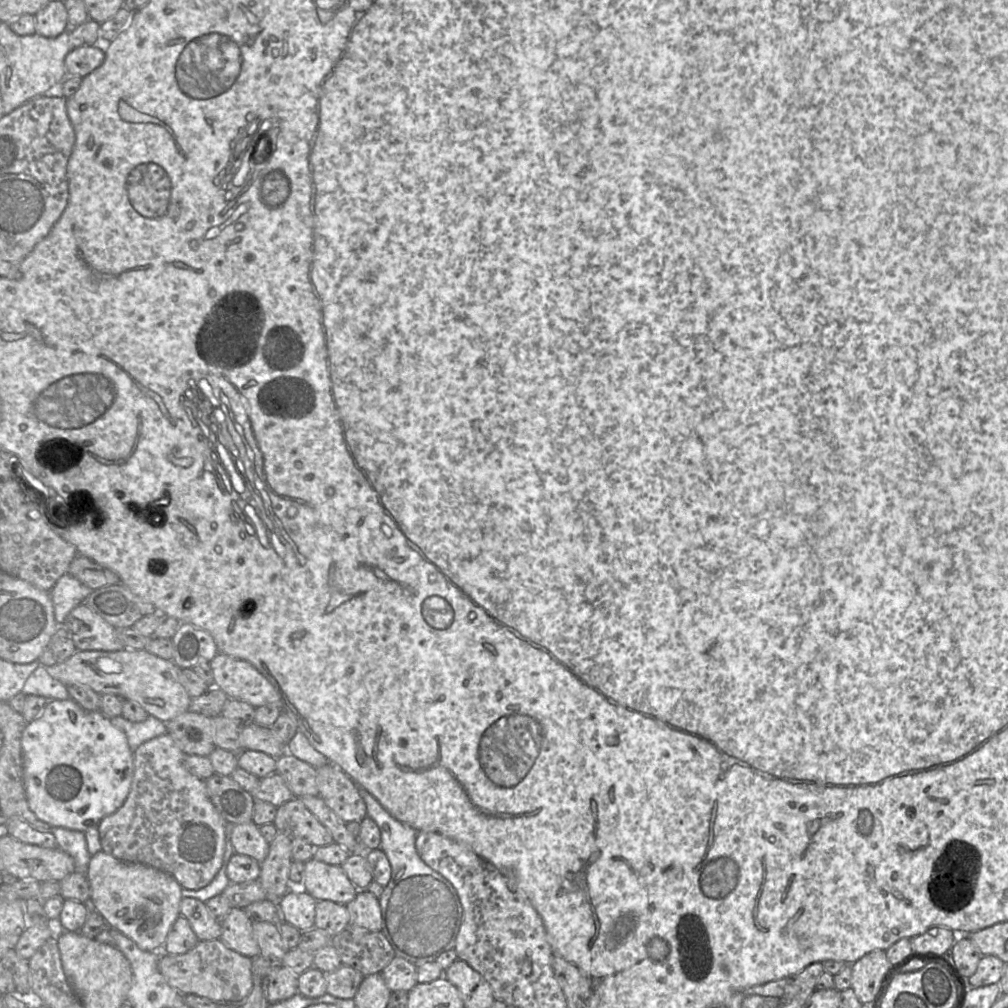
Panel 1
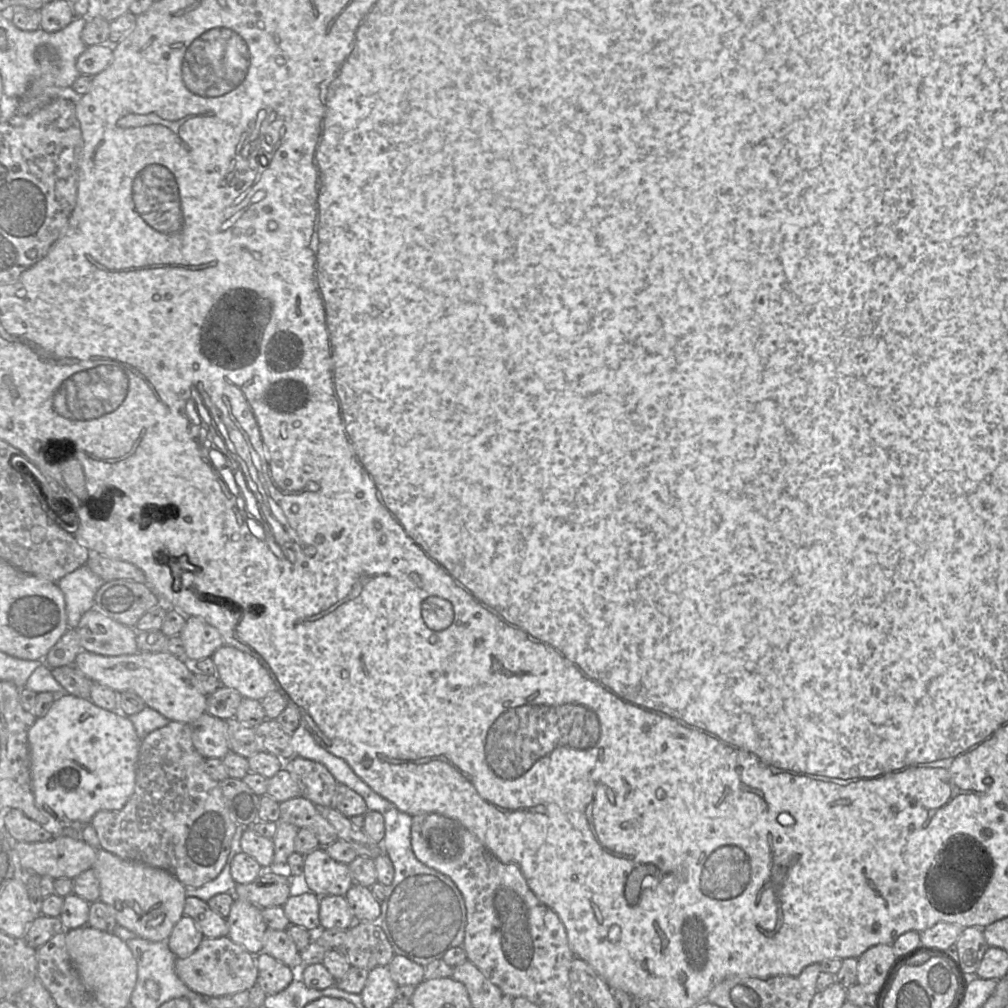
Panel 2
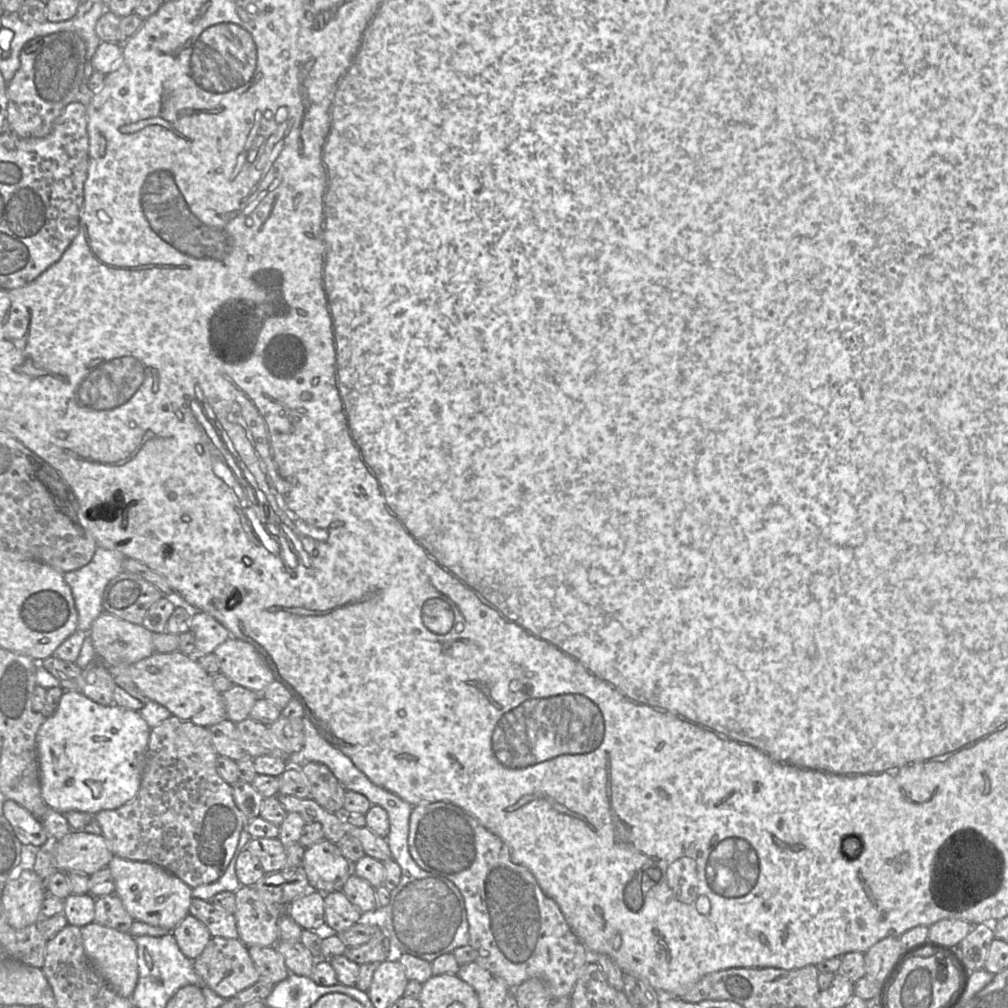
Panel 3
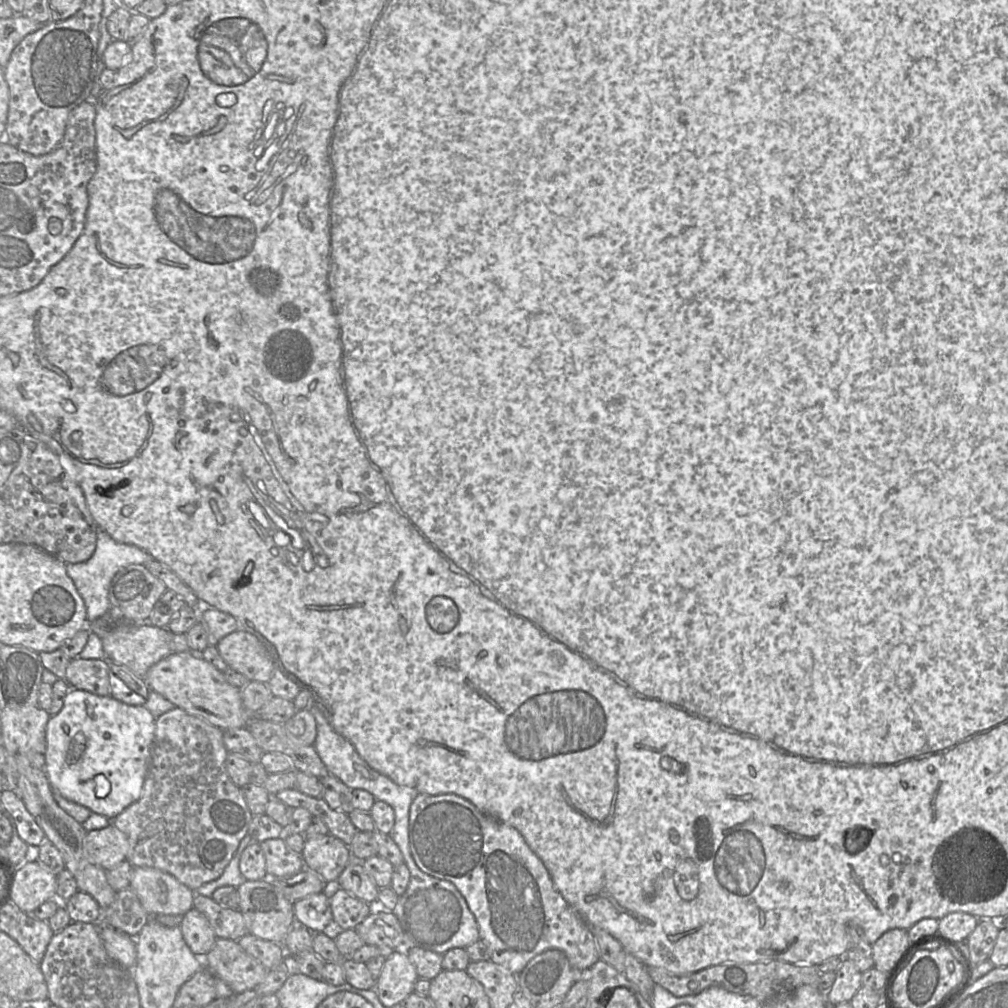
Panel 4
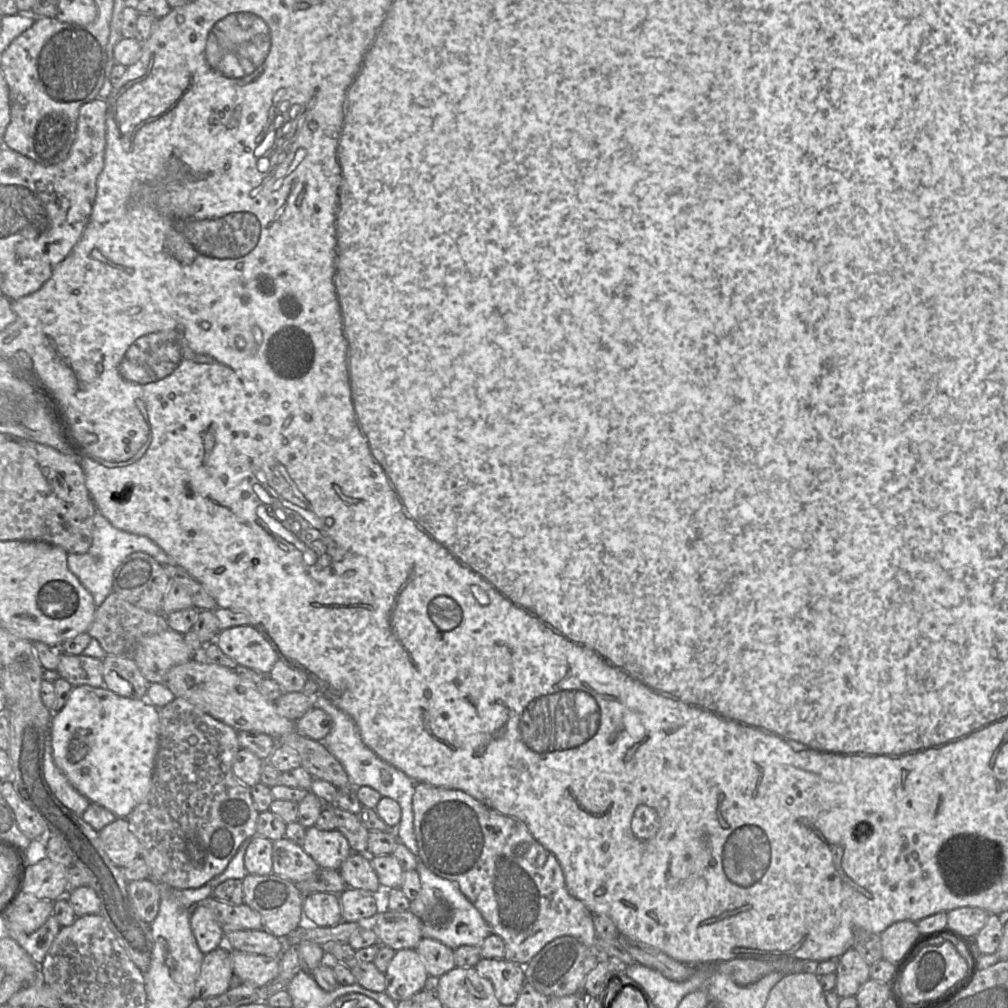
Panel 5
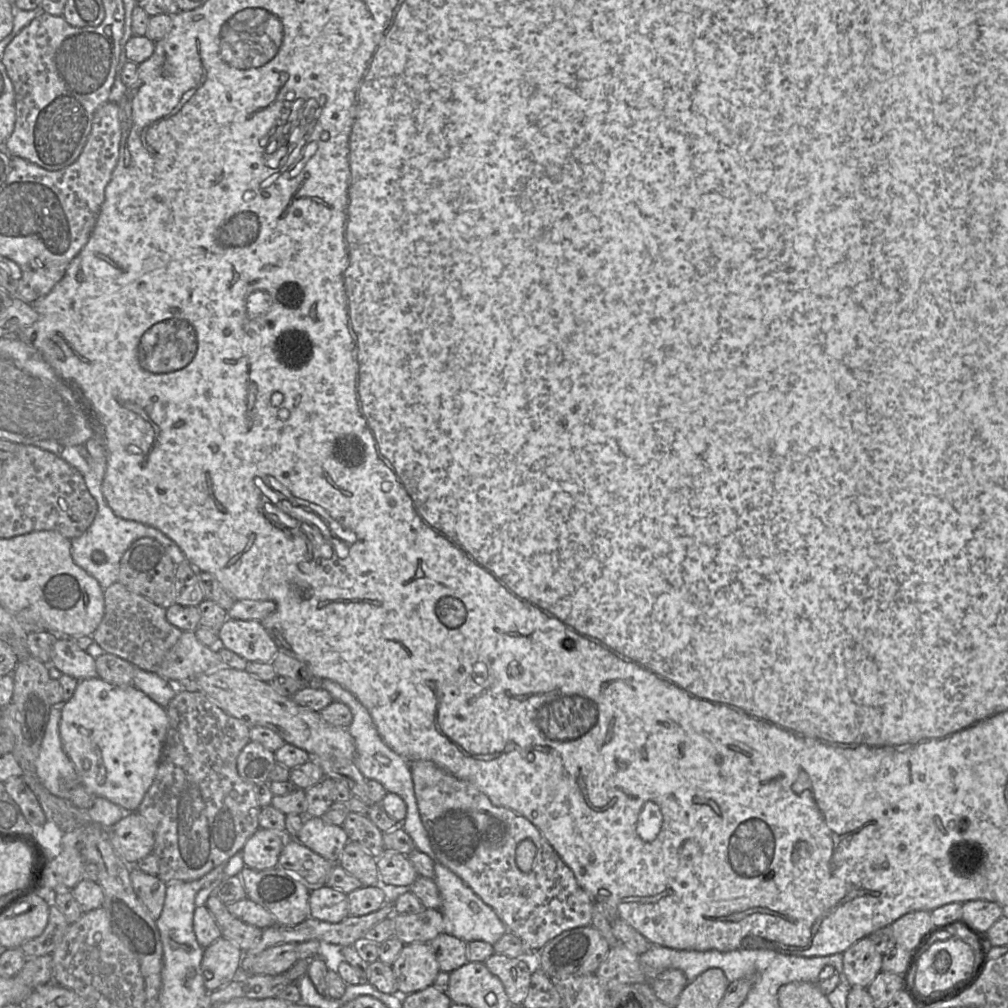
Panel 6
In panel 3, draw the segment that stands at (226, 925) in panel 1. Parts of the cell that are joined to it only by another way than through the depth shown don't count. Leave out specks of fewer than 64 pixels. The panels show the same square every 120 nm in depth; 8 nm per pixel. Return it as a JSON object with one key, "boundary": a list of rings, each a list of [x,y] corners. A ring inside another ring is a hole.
{"boundary":[[[254,886],[235,891],[238,939],[247,947],[275,946],[279,941],[278,920],[284,908],[263,897]]]}

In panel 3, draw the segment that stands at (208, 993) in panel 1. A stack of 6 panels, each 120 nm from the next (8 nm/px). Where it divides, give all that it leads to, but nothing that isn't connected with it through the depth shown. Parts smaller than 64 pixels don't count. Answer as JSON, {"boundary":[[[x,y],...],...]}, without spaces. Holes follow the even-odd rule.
{"boundary":[[[212,937],[203,952],[193,960],[195,972],[217,995],[228,1000],[257,983],[261,976],[253,963],[248,947],[238,938]]]}

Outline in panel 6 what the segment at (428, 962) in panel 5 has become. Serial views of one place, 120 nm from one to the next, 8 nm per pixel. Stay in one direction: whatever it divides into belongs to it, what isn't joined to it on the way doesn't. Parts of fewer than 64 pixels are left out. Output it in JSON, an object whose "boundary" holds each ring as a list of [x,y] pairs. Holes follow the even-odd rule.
{"boundary":[[[442,933],[429,944],[442,972],[451,973],[469,963],[467,959],[468,943],[450,934]]]}

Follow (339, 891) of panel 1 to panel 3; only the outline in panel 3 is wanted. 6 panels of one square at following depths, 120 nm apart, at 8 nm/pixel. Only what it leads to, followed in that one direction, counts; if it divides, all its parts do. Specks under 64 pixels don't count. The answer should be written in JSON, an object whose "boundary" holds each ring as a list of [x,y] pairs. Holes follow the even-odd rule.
{"boundary":[[[323,839],[306,848],[302,871],[311,890],[330,893],[342,890],[352,867],[335,843]]]}

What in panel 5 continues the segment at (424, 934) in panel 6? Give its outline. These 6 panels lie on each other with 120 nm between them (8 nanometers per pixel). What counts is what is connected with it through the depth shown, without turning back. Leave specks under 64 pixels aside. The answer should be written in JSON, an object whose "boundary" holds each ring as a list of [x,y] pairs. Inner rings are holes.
{"boundary":[[[409,910],[377,913],[369,927],[377,935],[380,946],[388,946],[395,951],[415,949],[423,939],[421,920]]]}

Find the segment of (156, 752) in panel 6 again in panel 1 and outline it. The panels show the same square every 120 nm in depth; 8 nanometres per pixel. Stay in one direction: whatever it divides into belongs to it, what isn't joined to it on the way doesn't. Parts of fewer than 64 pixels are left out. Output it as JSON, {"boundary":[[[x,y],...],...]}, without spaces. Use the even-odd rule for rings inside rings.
{"boundary":[[[73,699],[49,700],[42,713],[27,723],[22,733],[24,785],[31,811],[52,827],[85,832],[126,800],[134,774],[134,752],[126,734],[101,711],[87,711]]]}

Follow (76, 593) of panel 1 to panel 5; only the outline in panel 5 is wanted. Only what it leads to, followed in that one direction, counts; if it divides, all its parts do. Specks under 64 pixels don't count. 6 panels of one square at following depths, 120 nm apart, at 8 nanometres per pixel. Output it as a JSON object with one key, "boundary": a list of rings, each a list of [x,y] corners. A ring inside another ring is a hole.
{"boundary":[[[95,507],[91,547],[84,554],[68,553],[67,564],[69,570],[92,595],[95,606],[99,607],[113,591],[115,570],[129,555],[135,552],[145,552],[162,565],[174,564],[170,556],[151,539],[114,527]]]}

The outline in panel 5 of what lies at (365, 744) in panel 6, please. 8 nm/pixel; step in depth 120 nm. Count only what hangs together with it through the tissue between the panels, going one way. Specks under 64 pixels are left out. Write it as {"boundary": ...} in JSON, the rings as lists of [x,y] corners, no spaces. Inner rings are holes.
{"boundary":[[[318,689],[314,697],[314,707],[321,708],[333,720],[329,734],[322,741],[329,752],[342,764],[348,774],[352,787],[369,786],[383,797],[389,797],[399,803],[402,811],[401,820],[394,830],[399,842],[403,843],[418,858],[418,846],[414,834],[413,795],[416,782],[403,771],[378,757],[361,739],[358,727],[353,719],[333,705]]]}

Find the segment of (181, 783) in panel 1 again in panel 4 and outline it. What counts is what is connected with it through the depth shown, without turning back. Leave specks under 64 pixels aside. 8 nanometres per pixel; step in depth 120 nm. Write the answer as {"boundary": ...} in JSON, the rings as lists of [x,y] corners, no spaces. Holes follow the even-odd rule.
{"boundary":[[[174,707],[174,709],[169,710],[156,719],[154,741],[150,752],[150,766],[144,781],[142,795],[119,815],[110,819],[111,824],[115,825],[128,838],[129,849],[126,854],[126,860],[129,861],[133,867],[138,866],[160,869],[174,876],[179,882],[186,885],[191,890],[196,890],[203,884],[213,881],[223,874],[224,869],[235,854],[241,840],[248,834],[250,822],[254,816],[248,808],[242,789],[231,780],[227,773],[225,761],[228,753],[223,742],[222,729],[196,716],[188,714],[179,707]]]}

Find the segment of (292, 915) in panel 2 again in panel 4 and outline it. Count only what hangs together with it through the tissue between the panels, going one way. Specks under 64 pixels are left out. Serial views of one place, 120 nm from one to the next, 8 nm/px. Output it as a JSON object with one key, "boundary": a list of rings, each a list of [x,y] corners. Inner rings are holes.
{"boundary":[[[324,892],[311,894],[294,902],[296,924],[312,933],[321,933],[333,928],[333,916],[329,894]]]}

